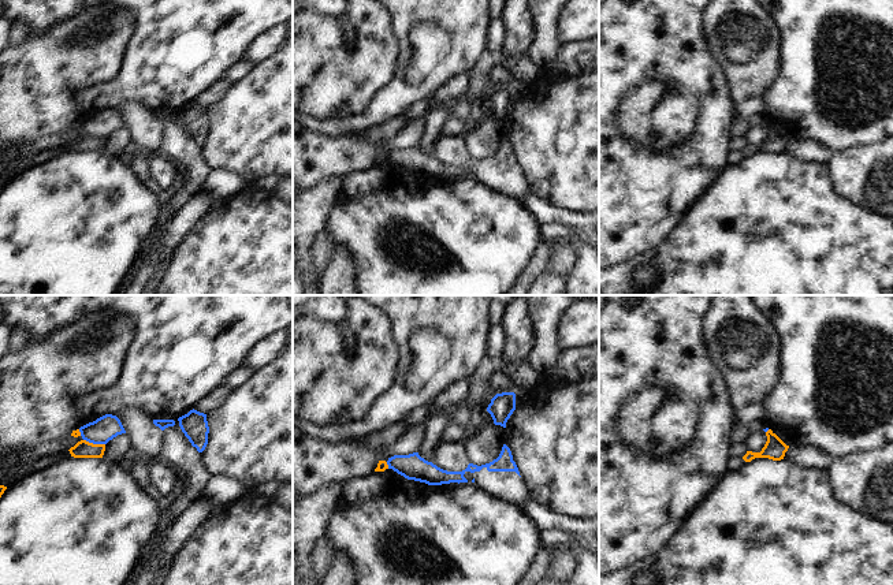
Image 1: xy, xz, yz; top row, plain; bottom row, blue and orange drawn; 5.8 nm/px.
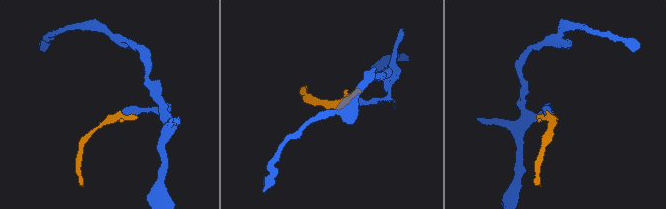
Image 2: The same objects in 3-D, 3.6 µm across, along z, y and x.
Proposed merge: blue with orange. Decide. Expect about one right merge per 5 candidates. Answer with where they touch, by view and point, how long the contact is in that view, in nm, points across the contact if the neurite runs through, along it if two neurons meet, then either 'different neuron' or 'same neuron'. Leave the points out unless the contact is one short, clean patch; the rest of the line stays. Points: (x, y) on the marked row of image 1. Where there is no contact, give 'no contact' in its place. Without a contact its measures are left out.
meets blue in xy at (95, 443); contact 130 nm long; border along xy (84, 439), (104, 444); different neuron

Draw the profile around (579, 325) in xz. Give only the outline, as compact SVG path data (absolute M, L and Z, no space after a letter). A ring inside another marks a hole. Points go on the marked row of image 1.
M577 297L561 317L557 327L557 343L566 350L596 342L599 342L599 302Z

